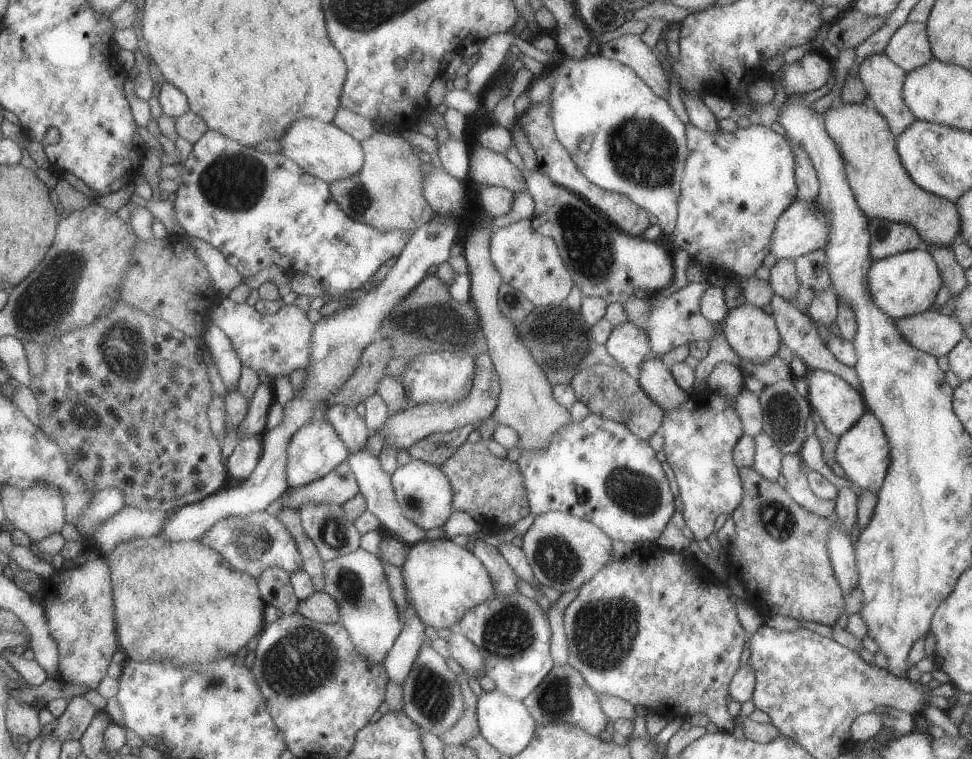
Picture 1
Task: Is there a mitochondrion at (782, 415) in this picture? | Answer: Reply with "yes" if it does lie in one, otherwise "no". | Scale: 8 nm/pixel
yes

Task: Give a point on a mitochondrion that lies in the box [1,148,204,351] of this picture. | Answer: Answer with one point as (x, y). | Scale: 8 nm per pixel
(49, 298)

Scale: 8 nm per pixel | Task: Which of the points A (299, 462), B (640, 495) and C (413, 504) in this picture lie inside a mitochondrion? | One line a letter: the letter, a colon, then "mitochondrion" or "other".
A: other
B: mitochondrion
C: mitochondrion

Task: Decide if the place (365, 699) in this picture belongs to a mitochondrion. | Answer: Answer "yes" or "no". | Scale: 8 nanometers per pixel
no

